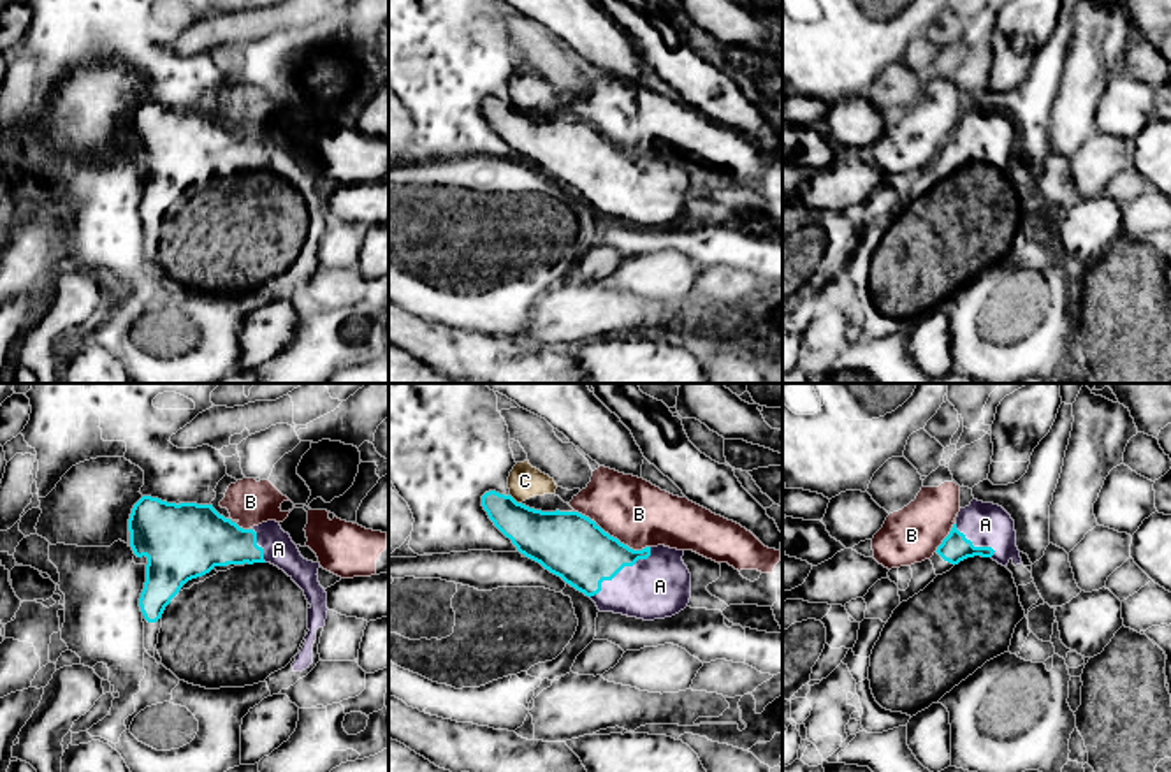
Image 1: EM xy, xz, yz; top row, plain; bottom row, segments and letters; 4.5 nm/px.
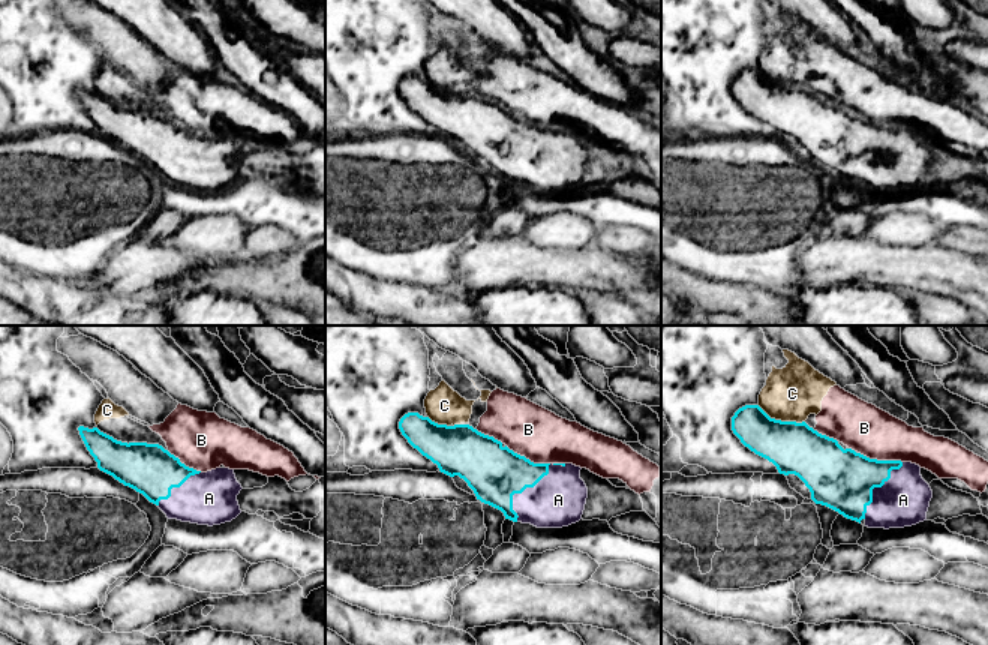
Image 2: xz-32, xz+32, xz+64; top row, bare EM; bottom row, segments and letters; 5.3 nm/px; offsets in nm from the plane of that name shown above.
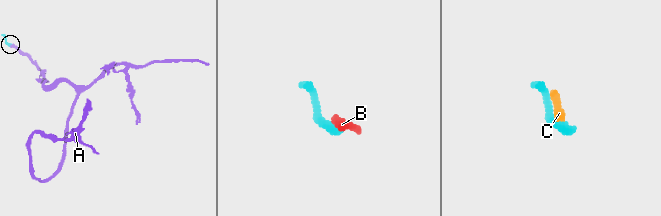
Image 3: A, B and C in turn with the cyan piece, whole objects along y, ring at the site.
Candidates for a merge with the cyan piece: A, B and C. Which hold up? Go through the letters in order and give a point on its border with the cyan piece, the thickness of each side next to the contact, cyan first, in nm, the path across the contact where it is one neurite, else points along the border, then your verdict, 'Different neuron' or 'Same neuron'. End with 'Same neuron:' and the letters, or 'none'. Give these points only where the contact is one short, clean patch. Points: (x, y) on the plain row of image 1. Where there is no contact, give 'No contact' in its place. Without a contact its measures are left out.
A: Touches cyan at xz (619, 176). Thickness 300 nm (cyan) against 280 nm. Same neuron
B: Touches cyan at xz (612, 143). Thickness 300 nm (cyan) against 300 nm. Different neuron
C: Touches cyan at xz (514, 106). Thickness 260 nm (cyan) against 150 nm. Boundary: xz (509, 101), (521, 109). Different neuron
Same neuron: A

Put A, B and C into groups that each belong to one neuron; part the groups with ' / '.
A / B C

